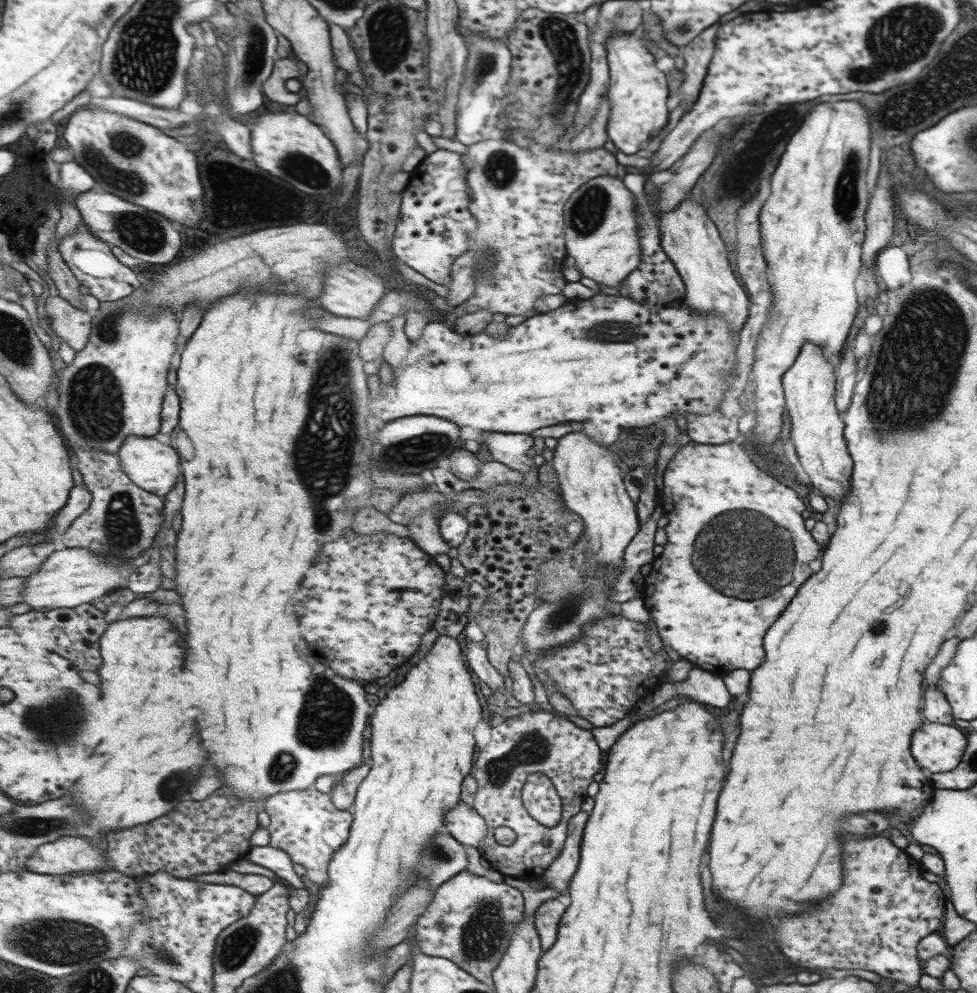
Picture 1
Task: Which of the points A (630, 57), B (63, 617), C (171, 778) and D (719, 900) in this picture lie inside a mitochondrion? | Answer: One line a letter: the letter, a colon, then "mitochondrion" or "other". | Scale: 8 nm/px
A: other
B: other
C: mitochondrion
D: other

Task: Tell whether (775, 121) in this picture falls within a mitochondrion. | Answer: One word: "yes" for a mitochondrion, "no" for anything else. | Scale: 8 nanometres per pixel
no

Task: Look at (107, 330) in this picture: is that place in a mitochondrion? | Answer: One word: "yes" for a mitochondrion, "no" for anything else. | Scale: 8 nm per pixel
yes

